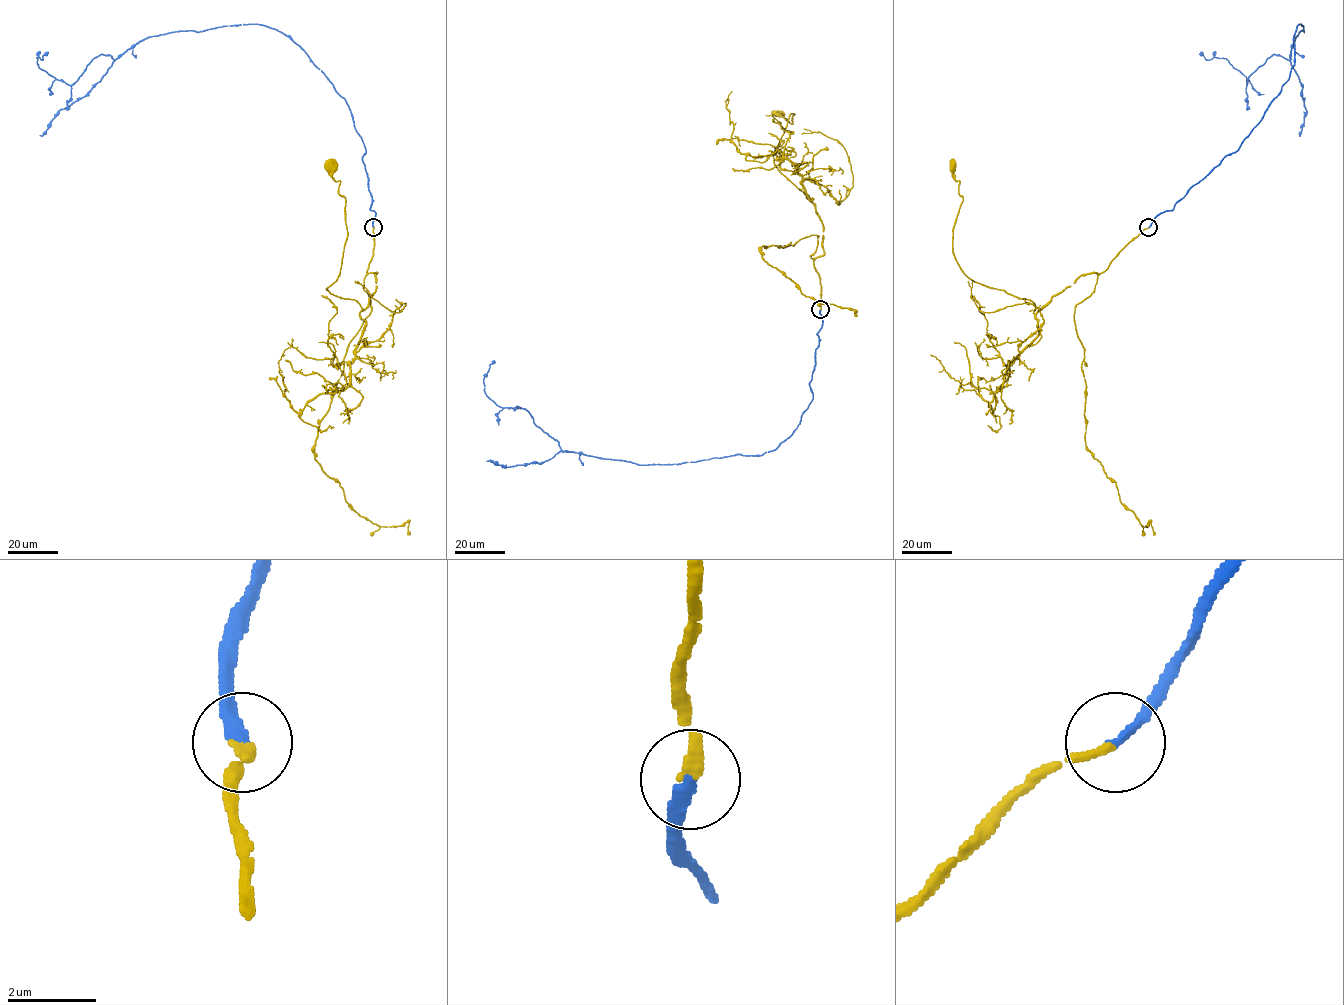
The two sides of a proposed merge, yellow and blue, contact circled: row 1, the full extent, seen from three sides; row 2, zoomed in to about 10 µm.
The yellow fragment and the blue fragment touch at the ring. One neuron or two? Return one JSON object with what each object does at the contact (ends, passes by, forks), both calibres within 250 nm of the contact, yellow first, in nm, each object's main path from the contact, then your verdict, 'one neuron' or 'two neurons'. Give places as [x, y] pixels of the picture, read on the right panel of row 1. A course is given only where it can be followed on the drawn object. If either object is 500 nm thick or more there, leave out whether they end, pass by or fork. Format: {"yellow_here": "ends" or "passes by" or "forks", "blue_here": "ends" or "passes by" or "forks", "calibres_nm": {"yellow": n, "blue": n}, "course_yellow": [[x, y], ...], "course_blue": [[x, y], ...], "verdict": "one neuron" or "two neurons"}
{"yellow_here": "ends", "blue_here": "ends", "calibres_nm": {"yellow": 240, "blue": 240}, "course_yellow": [[1148, 227], [1104, 271], [1082, 274], [1035, 314], [1030, 300], [961, 269], [952, 242], [963, 198], [952, 165]], "course_blue": [[1148, 227], [1261, 119], [1289, 77], [1304, 27], [1290, 59], [1273, 54], [1247, 85], [1225, 58], [1200, 52]], "verdict": "one neuron"}

